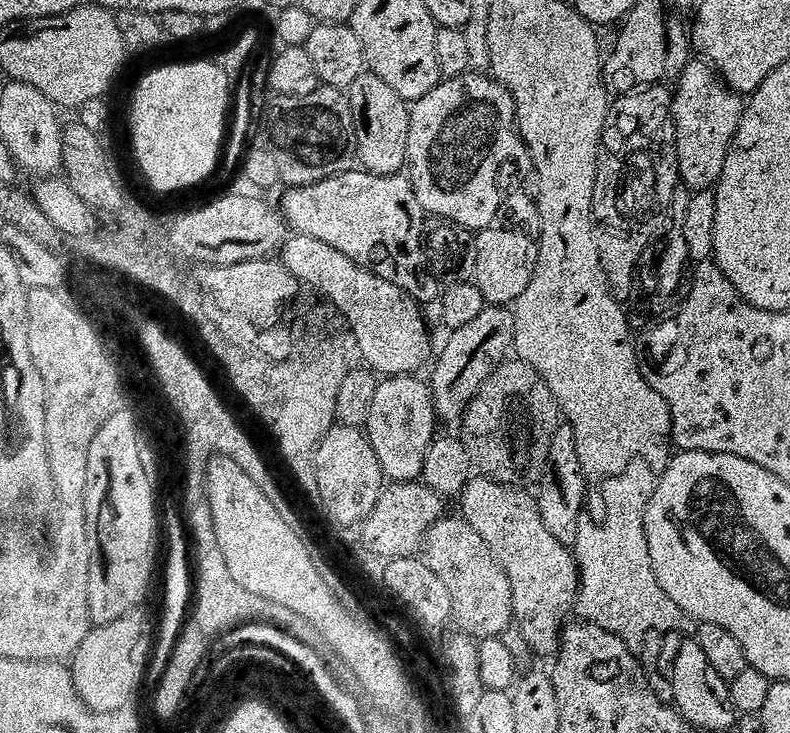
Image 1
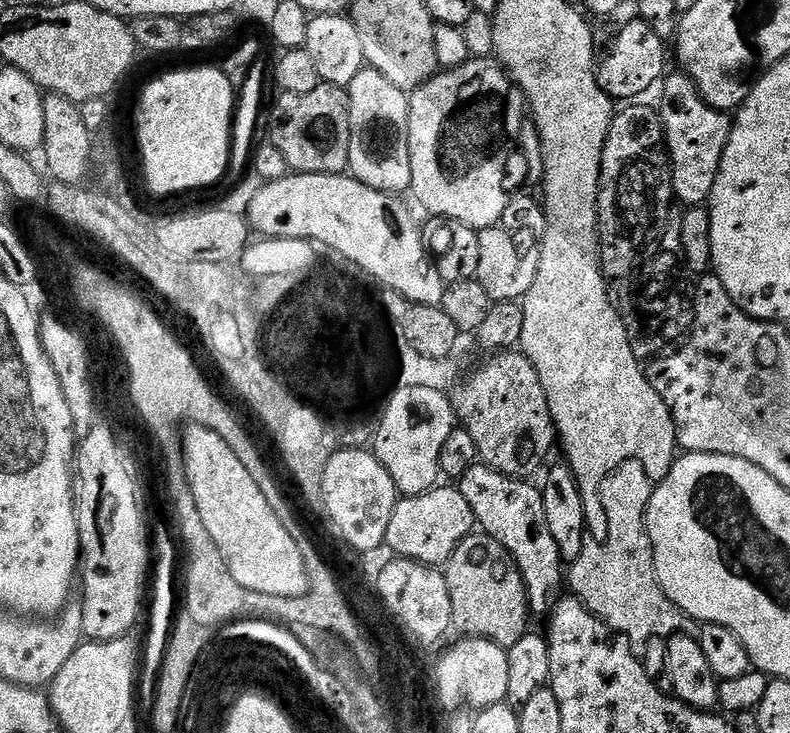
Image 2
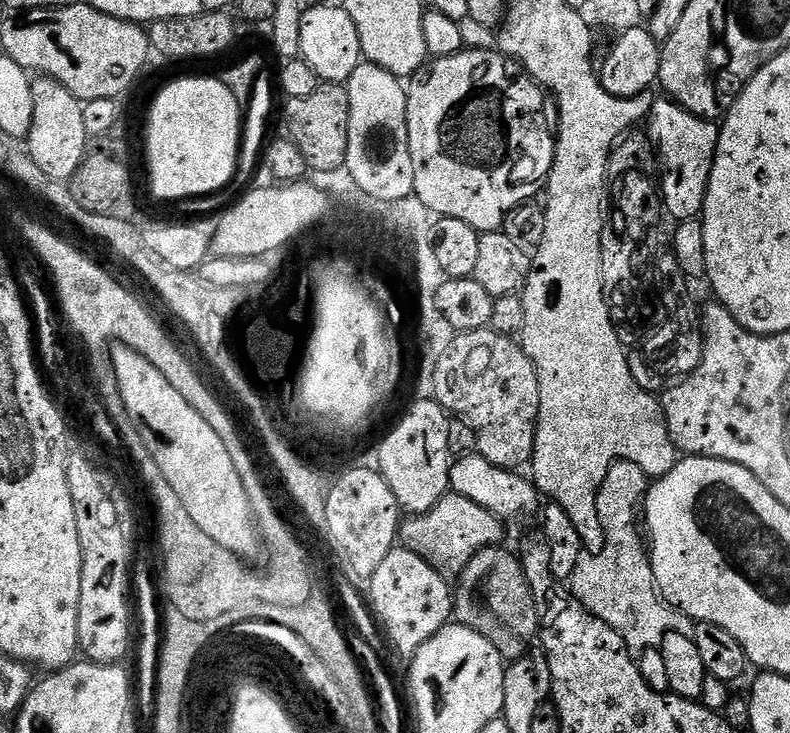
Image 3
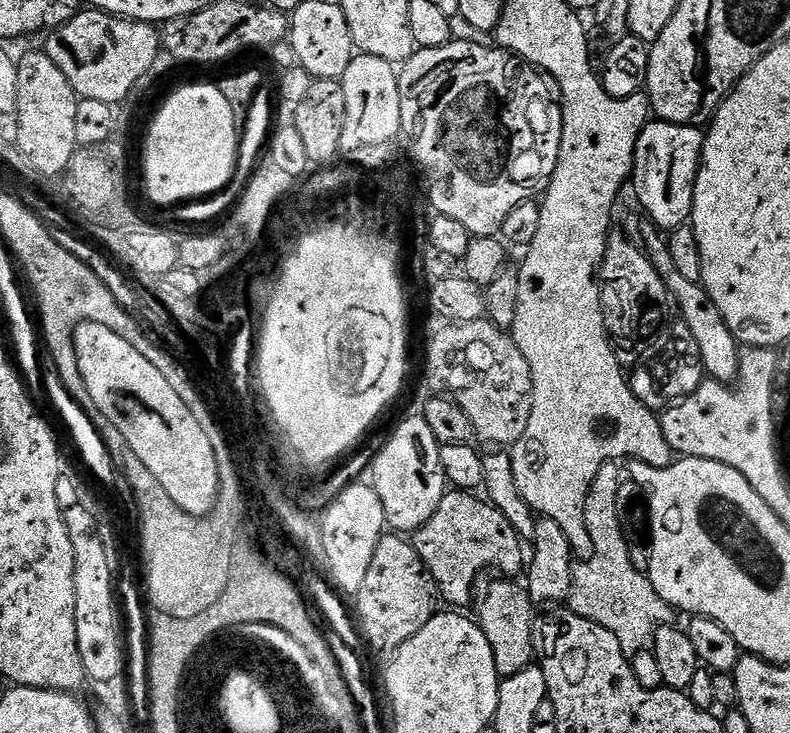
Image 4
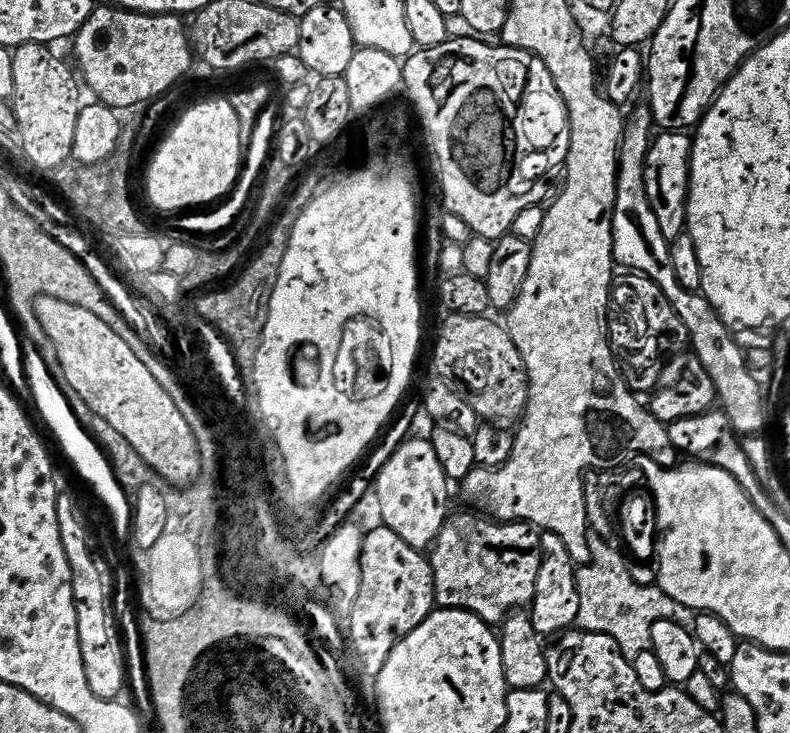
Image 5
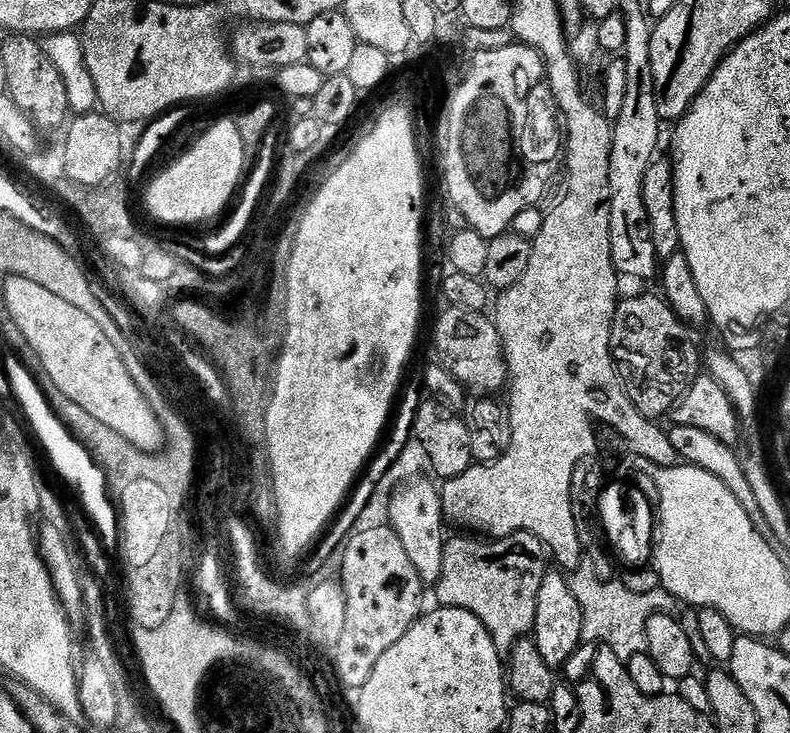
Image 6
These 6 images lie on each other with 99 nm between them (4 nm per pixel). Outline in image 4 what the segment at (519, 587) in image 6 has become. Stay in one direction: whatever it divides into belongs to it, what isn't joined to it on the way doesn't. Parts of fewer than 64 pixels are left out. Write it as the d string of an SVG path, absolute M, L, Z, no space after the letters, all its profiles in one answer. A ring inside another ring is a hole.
M468 490L445 491L442 502L433 507L432 517L414 533L414 543L426 570L430 570L439 599L456 610L464 610L471 602L472 583L479 572L497 568L501 577L516 578L526 568L525 545L514 526L506 522L506 514Z

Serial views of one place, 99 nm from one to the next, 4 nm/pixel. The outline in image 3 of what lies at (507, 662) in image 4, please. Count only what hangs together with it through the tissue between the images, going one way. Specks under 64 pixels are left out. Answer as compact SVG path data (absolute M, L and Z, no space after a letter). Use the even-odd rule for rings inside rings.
M504 546L483 548L466 562L462 574L454 584L454 620L458 624L467 624L470 630L482 634L494 650L506 662L521 660L533 647L540 630L541 613L538 611L538 597L530 590L530 582L526 582L526 574L520 565L519 555L515 551L507 552Z

